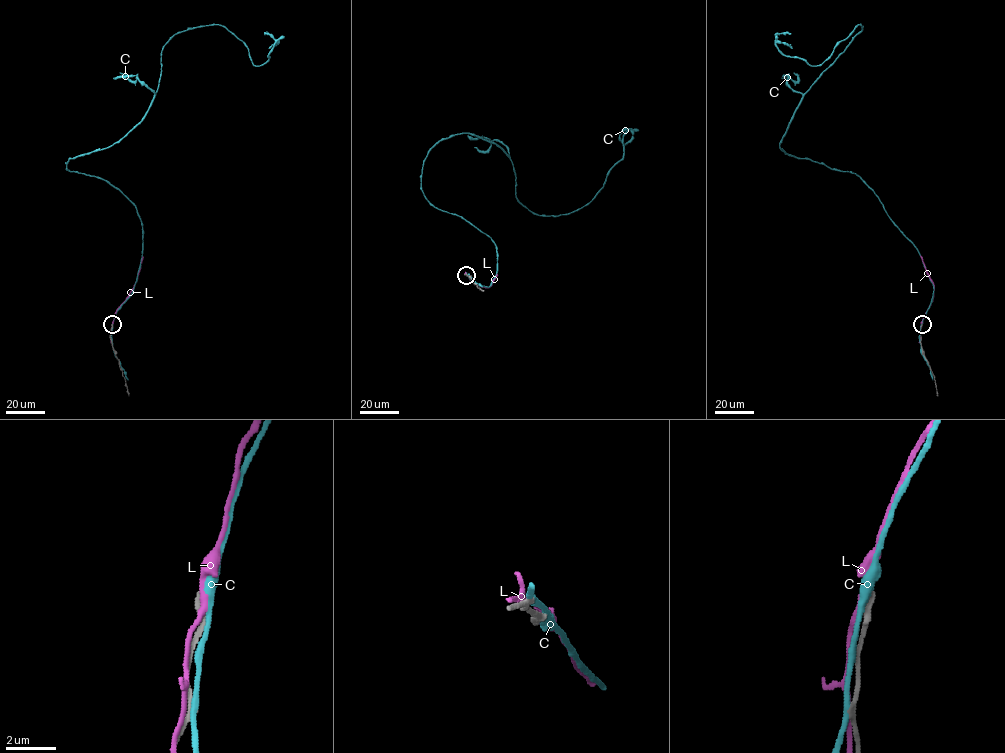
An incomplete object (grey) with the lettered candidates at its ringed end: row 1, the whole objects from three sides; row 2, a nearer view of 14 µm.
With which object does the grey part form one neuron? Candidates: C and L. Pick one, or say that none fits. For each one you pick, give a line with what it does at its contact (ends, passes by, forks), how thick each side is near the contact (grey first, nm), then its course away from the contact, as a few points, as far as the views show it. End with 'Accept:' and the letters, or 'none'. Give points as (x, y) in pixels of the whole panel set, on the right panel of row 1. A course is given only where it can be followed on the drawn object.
Accept: none

